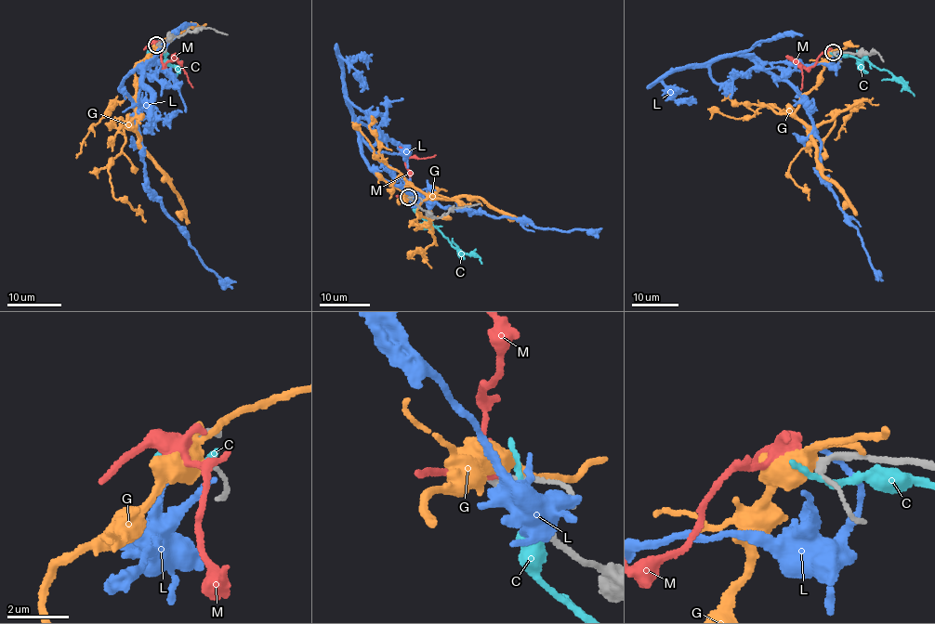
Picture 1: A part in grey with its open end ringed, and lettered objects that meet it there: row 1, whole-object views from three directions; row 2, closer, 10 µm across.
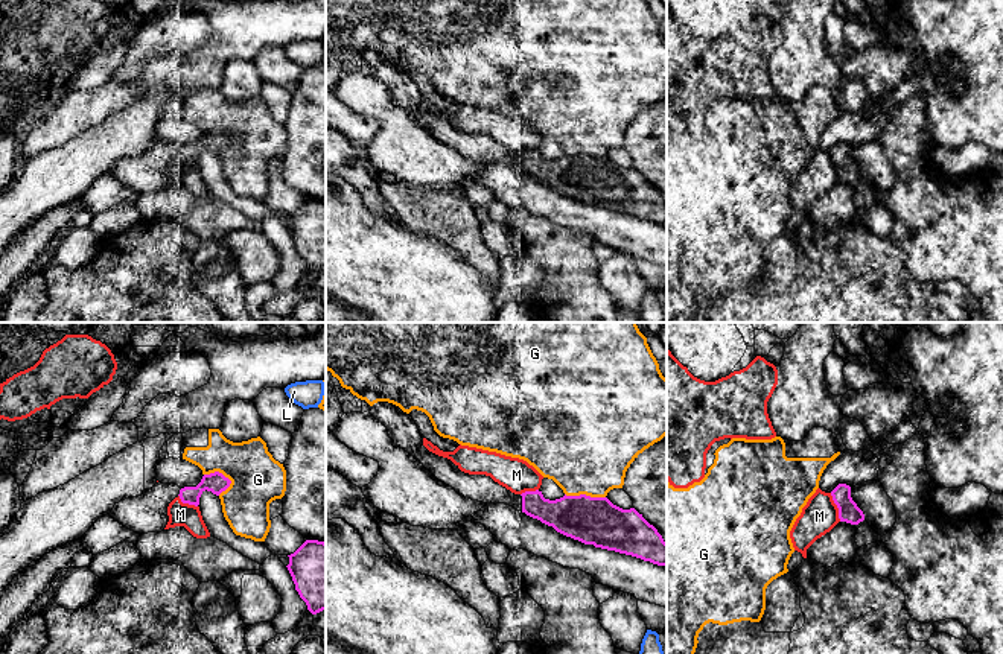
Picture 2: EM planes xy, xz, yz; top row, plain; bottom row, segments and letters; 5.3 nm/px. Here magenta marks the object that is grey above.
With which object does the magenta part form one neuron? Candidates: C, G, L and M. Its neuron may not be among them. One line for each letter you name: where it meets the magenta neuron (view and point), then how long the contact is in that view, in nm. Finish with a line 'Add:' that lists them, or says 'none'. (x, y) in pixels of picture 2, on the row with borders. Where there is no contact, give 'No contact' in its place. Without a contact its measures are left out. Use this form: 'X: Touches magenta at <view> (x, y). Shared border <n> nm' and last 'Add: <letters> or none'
Add: none

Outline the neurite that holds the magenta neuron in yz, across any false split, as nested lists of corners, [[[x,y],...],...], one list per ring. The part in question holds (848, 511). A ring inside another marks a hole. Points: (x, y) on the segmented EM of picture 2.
[[[839,484],[831,491],[833,500],[839,508],[840,522],[846,522],[851,525],[858,525],[864,520],[863,511],[857,506],[857,503],[851,497],[851,487],[846,484]]]

